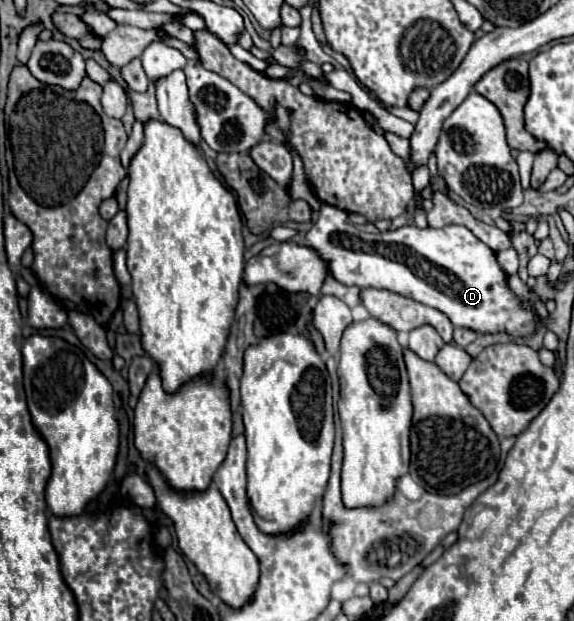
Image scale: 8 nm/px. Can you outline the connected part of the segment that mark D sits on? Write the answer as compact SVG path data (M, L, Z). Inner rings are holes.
M323 207L317 223L307 233L307 245L315 247L321 253L321 257L329 263L333 279L341 281L343 285L357 285L361 289L373 287L373 289L393 291L423 305L435 307L443 311L455 327L469 327L481 333L497 333L497 331L507 331L511 335L533 333L535 329L533 313L525 311L519 305L519 297L507 287L495 253L485 243L481 243L467 227L447 225L441 229L433 227L419 229L417 225L409 225L409 227L399 227L397 231L363 233L355 225L351 225L347 217L349 215L343 209Z

